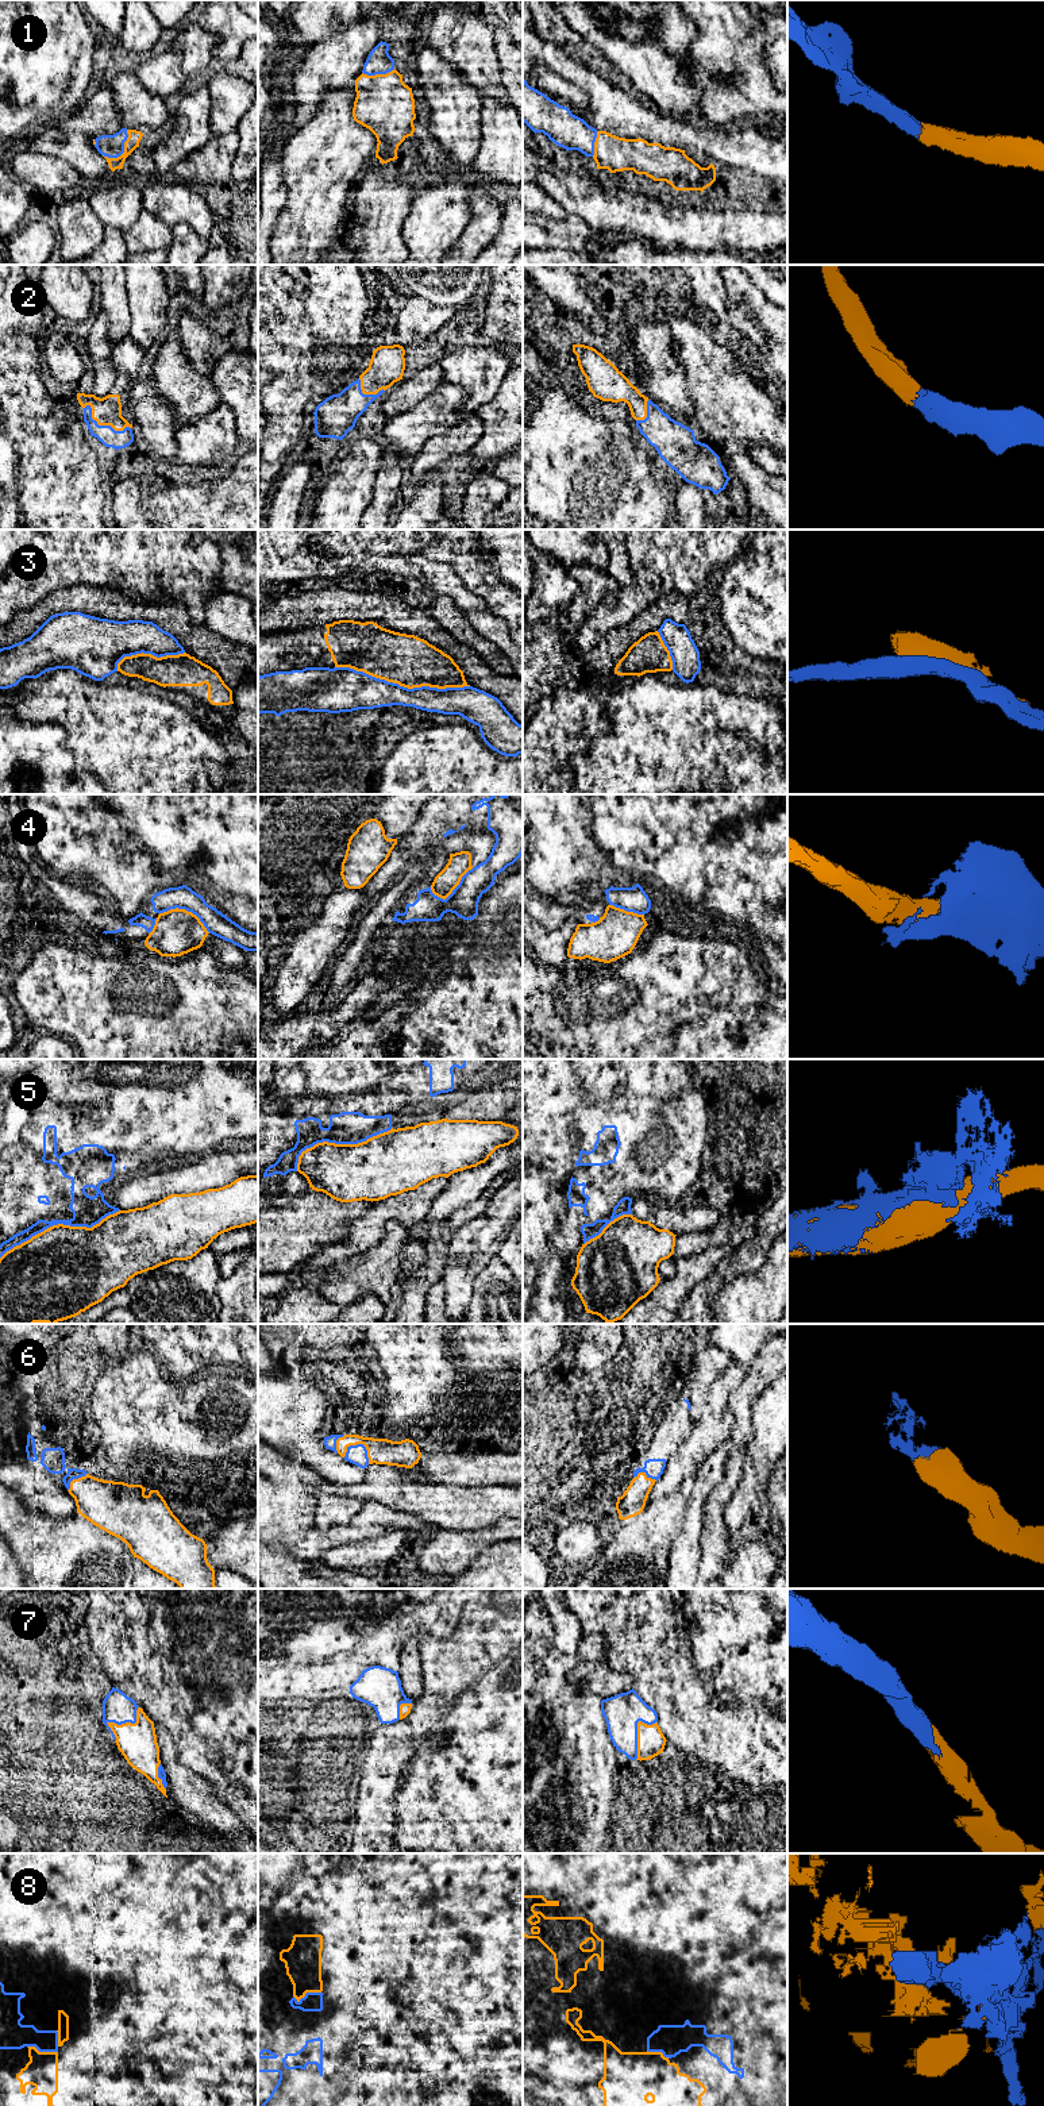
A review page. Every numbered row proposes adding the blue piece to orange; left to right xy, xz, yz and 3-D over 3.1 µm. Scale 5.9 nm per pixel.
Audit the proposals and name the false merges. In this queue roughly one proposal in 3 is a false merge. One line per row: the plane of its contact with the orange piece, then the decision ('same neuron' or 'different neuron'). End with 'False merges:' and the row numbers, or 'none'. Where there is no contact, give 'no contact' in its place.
1: meets orange in xy; same neuron
2: meets orange in xy; same neuron
3: meets orange in xz; different neuron
4: meets orange in xy; different neuron
5: meets orange in xy; different neuron
6: meets orange in xz; same neuron
7: meets orange in xy; same neuron
8: meets orange in xz; different neuron
False merges: 3, 4, 5, 8

